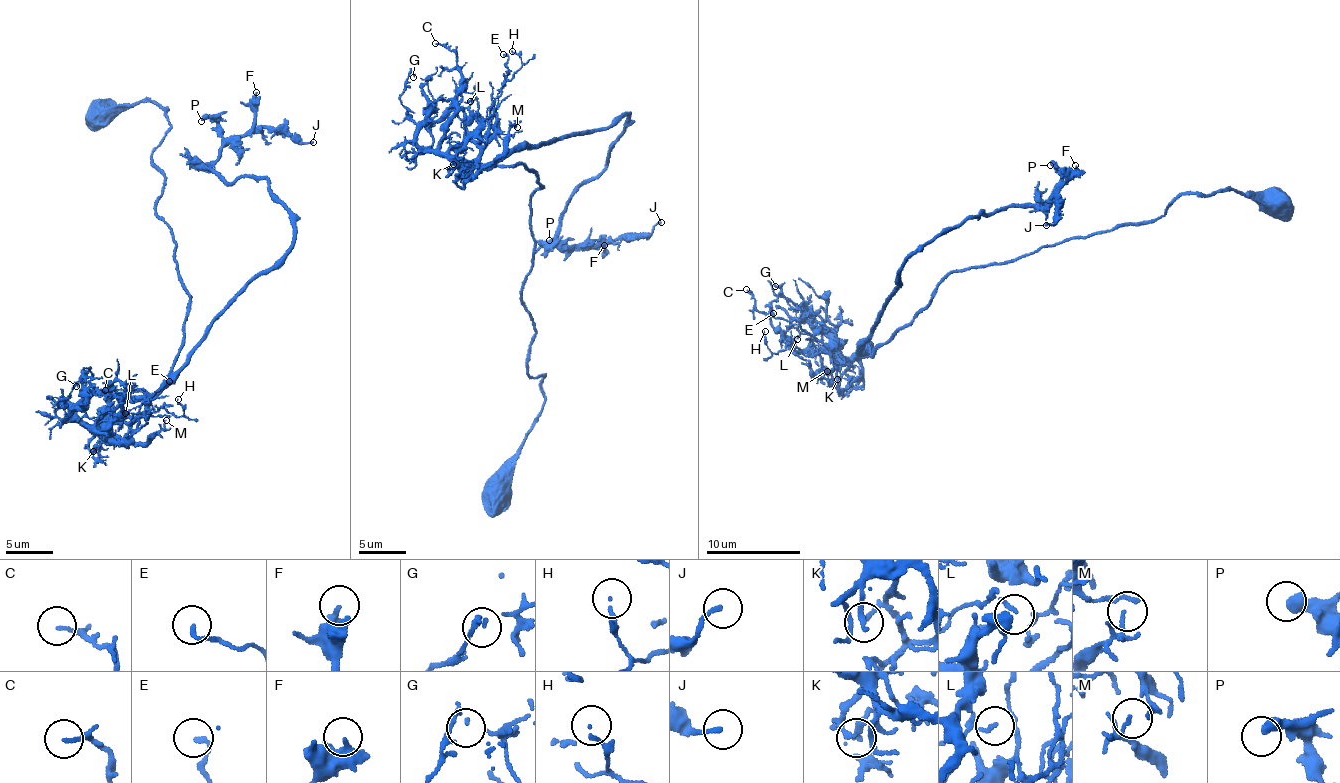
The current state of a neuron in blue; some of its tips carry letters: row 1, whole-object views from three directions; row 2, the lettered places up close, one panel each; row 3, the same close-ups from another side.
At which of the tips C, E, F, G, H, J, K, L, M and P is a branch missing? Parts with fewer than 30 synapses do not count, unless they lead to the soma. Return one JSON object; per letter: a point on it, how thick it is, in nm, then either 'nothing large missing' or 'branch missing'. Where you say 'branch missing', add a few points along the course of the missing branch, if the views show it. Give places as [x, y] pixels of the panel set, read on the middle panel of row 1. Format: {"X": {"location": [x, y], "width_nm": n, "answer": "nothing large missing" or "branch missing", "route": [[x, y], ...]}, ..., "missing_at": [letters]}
{"C": {"location": [435, 43], "width_nm": 90, "answer": "nothing large missing"}, "E": {"location": [503, 54], "width_nm": 150, "answer": "nothing large missing"}, "F": {"location": [604, 245], "width_nm": 190, "answer": "nothing large missing"}, "G": {"location": [413, 77], "width_nm": 90, "answer": "nothing large missing"}, "H": {"location": [512, 51], "width_nm": 100, "answer": "nothing large missing"}, "J": {"location": [661, 222], "width_nm": 160, "answer": "nothing large missing"}, "K": {"location": [453, 164], "width_nm": 160, "answer": "nothing large missing"}, "L": {"location": [470, 101], "width_nm": 120, "answer": "nothing large missing"}, "M": {"location": [517, 127], "width_nm": 80, "answer": "nothing large missing"}, "P": {"location": [549, 240], "width_nm": 420, "answer": "nothing large missing"}, "missing_at": []}

